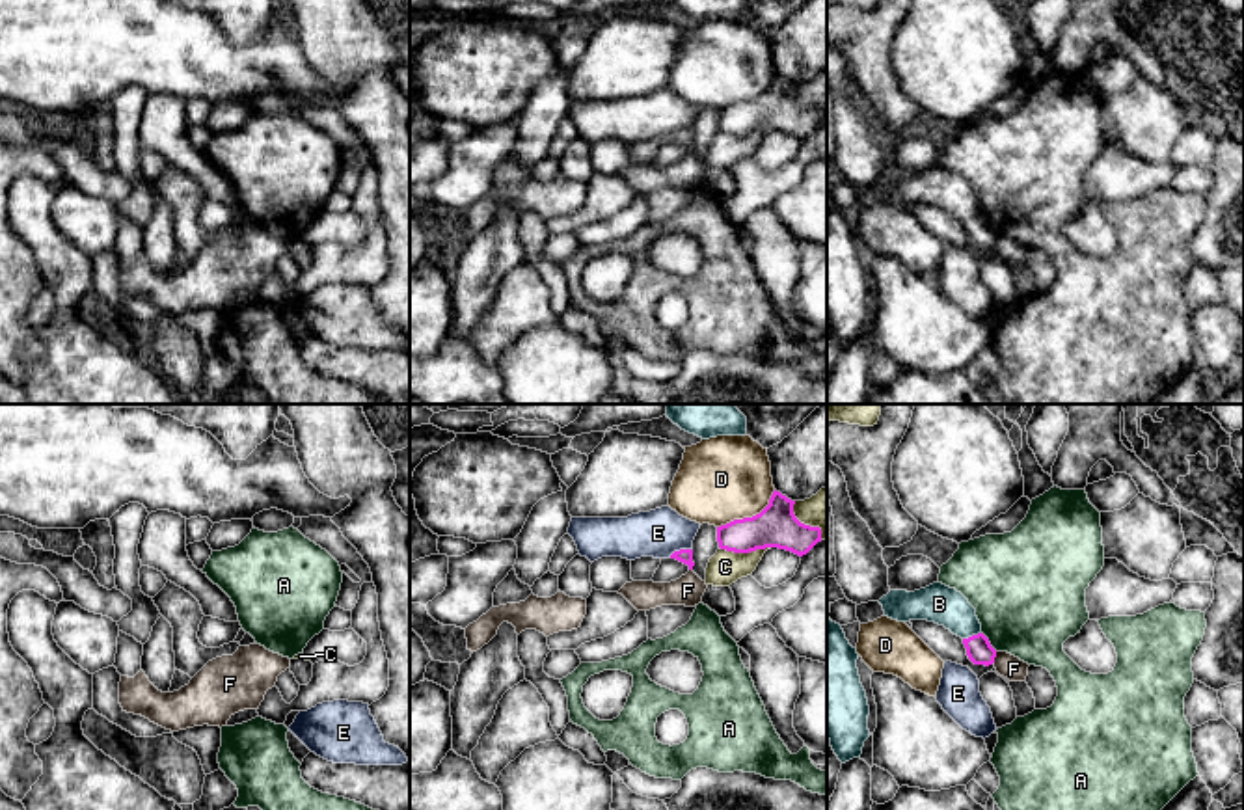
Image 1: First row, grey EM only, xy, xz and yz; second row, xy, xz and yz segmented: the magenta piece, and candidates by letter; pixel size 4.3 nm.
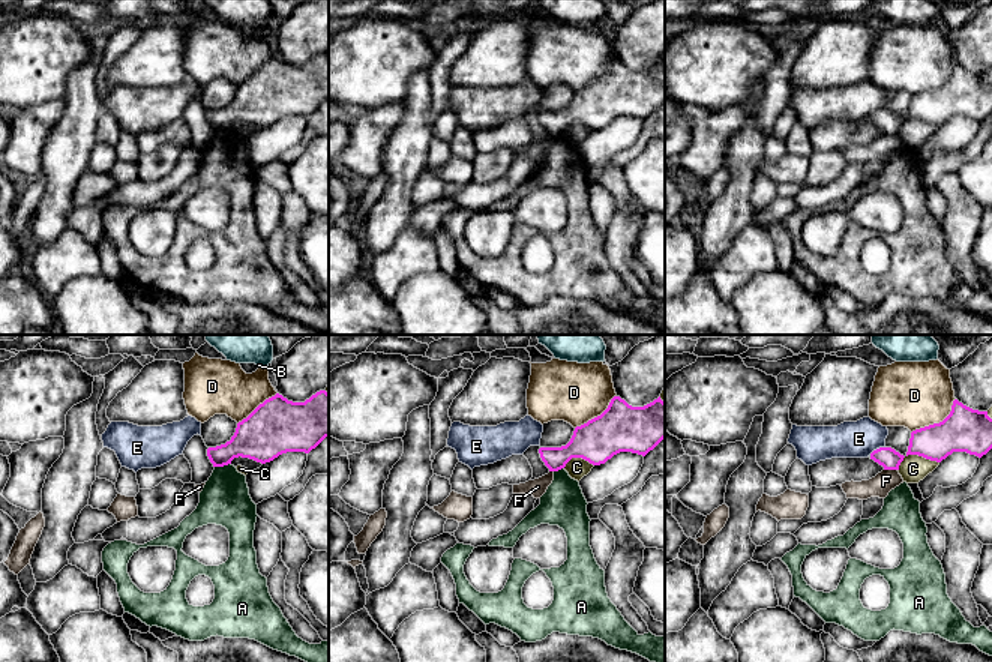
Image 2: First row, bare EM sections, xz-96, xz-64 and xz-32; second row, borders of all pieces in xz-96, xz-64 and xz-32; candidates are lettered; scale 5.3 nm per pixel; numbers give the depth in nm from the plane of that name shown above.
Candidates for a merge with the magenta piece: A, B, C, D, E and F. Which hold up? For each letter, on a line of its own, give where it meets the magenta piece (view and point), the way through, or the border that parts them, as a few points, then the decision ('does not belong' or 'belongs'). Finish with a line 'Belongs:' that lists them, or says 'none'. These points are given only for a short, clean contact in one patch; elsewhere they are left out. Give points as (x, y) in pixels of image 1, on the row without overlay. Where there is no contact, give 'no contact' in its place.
A: contact yz (987, 224); border yz (982, 215), (997, 233); does not belong
B: contact yz (973, 218); border yz (980, 215), (963, 222); does not belong
C: contact xz (745, 134); does not belong
D: contact xz (749, 101); border xz (775, 73), (758, 95), (734, 101), (717, 110); does not belong
E: contact xz (680, 133); does not belong
F: contact yz (995, 239); border yz (997, 235), (991, 246); does not belong
Belongs: none

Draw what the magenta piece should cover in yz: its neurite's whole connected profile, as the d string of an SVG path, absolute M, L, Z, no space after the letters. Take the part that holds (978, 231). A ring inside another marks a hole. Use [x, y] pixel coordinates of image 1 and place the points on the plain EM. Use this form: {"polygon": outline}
{"polygon": "M983 216L963 222L967 238L974 248L993 248L996 233L991 229L989 222Z"}

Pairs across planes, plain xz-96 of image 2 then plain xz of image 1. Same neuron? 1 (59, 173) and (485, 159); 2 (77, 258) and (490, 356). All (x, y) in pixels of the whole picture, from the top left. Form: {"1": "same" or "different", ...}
{"1": "different", "2": "same"}

